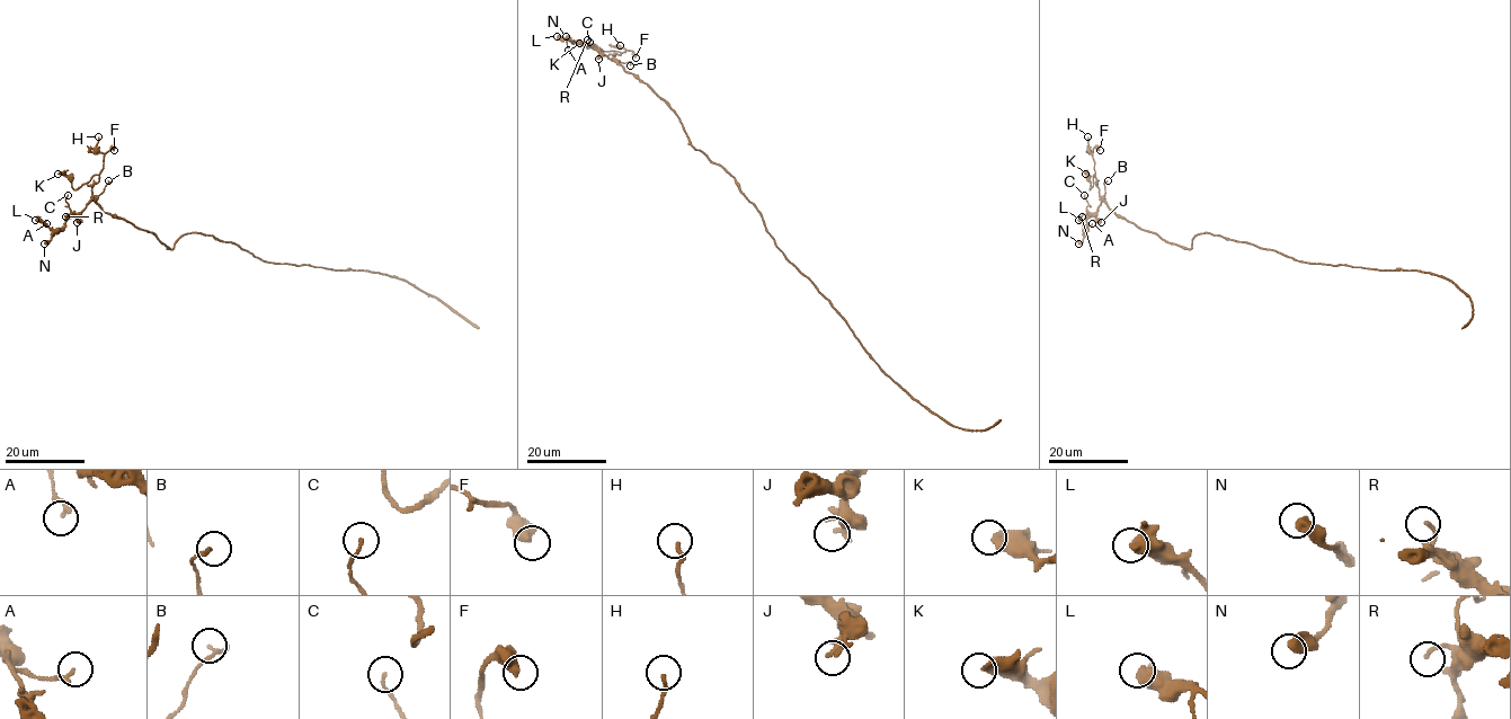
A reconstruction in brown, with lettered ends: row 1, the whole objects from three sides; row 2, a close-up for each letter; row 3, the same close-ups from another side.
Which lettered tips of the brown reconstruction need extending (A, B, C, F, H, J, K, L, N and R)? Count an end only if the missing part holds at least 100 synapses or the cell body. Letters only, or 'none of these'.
none of these

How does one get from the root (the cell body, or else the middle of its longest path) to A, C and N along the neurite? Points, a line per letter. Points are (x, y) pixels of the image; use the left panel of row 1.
A: (245, 249), (197, 232), (184, 233), (170, 248), (153, 233), (106, 213), (94, 201), (60, 229), (46, 223)
C: (245, 249), (197, 232), (184, 233), (170, 248), (94, 201), (74, 213), (68, 195)
N: (245, 249), (197, 232), (184, 233), (170, 248), (153, 233), (106, 213), (94, 201), (72, 214), (44, 243)

